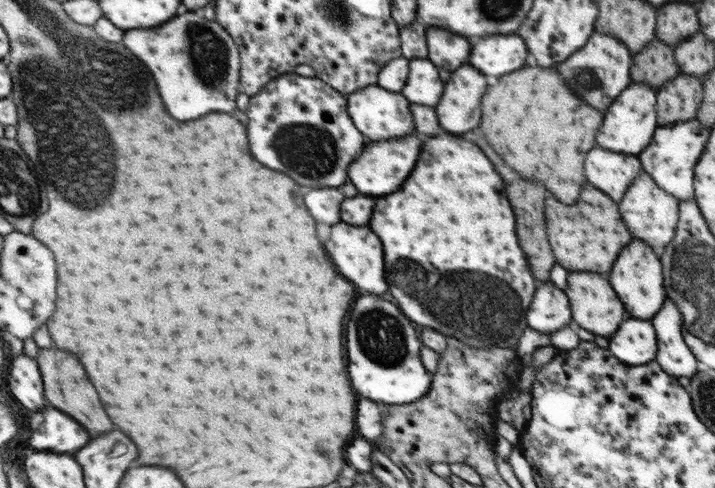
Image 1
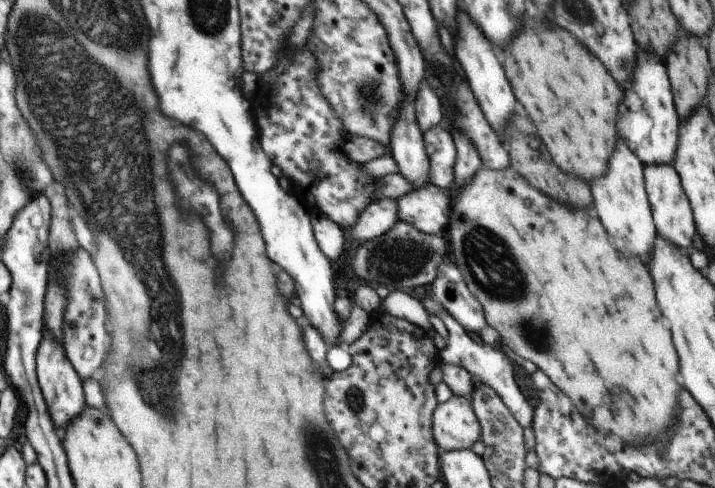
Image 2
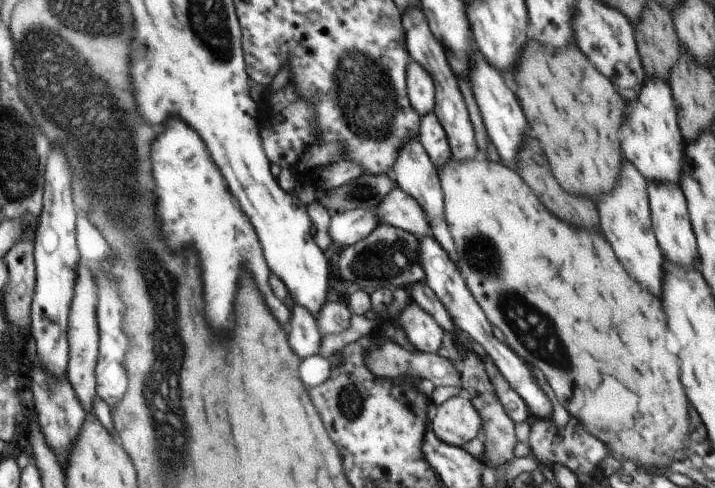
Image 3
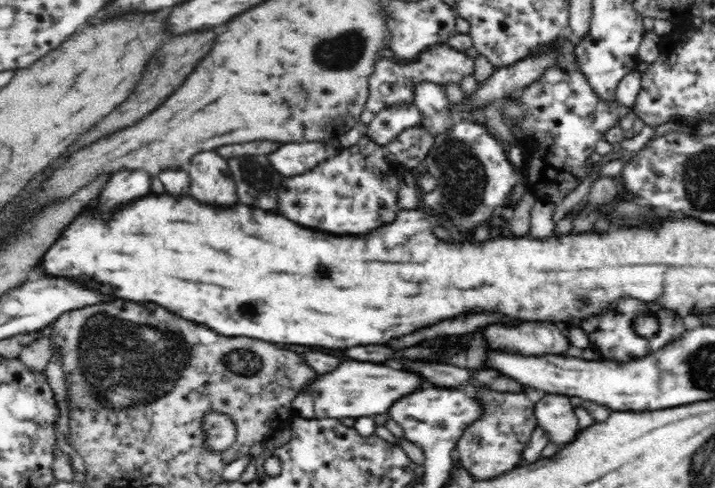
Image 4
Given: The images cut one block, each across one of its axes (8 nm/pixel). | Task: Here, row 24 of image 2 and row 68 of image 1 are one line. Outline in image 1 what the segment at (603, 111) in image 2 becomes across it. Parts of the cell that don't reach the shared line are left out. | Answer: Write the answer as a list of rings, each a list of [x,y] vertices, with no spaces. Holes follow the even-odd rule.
[[[522,68],[520,72],[512,72],[512,76],[502,76],[498,84],[488,88],[488,96],[484,96],[484,124],[480,130],[486,134],[486,140],[520,172],[524,178],[534,178],[546,184],[552,196],[558,198],[563,204],[572,205],[579,202],[580,188],[586,182],[584,176],[584,158],[588,150],[594,148],[594,136],[602,126],[602,114],[588,106],[582,98],[578,98],[564,82],[556,68]]]

